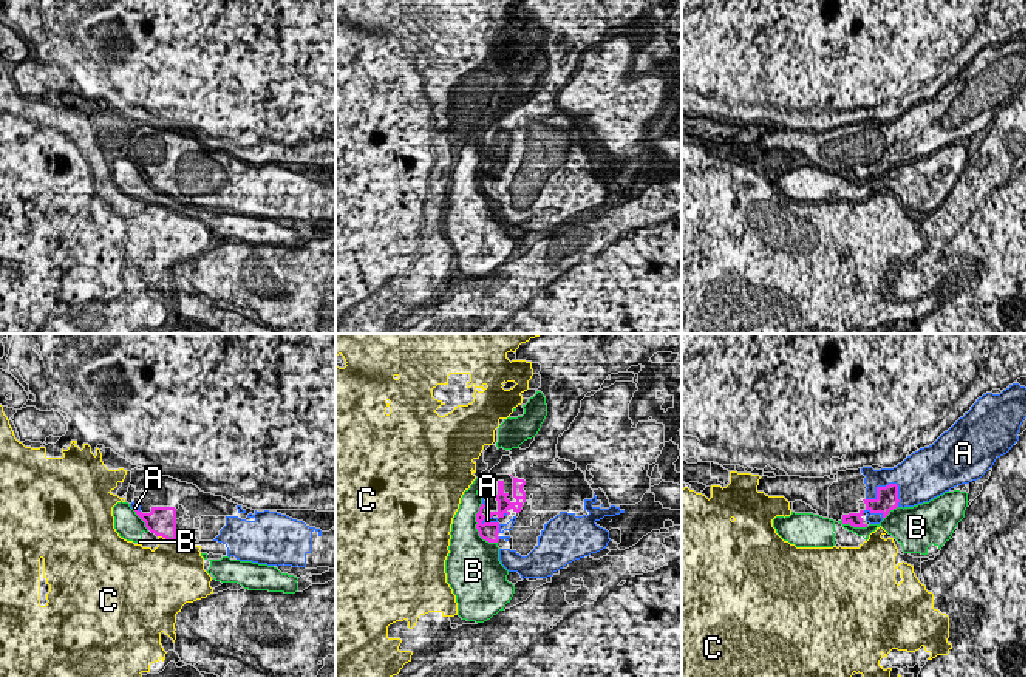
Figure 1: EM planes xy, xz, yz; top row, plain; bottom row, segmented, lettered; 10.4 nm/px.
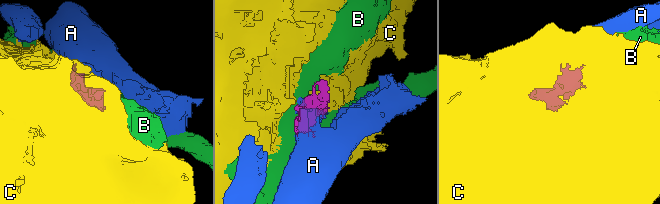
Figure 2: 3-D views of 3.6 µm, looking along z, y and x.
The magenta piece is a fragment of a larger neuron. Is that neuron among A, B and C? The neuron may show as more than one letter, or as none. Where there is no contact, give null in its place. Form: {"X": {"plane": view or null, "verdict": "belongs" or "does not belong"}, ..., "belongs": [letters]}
{"A": {"plane": "yz", "verdict": "does not belong"}, "B": {"plane": "xz", "verdict": "does not belong"}, "C": {"plane": "xy", "verdict": "does not belong"}, "belongs": []}

